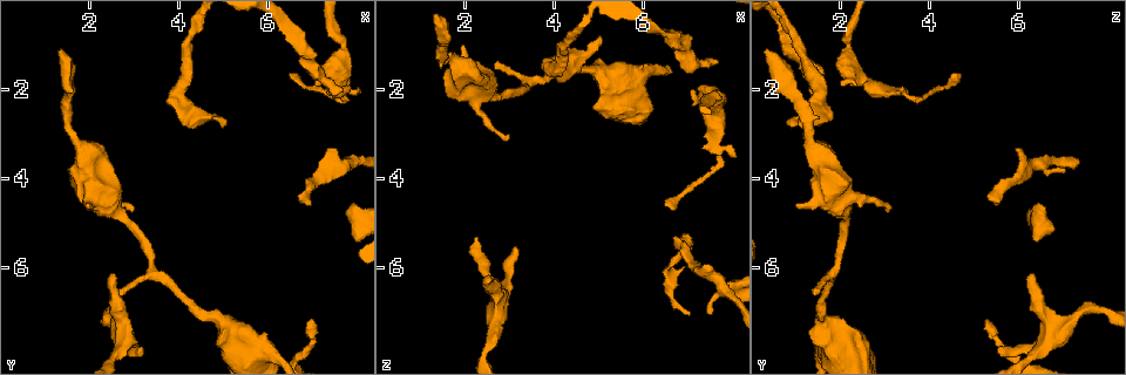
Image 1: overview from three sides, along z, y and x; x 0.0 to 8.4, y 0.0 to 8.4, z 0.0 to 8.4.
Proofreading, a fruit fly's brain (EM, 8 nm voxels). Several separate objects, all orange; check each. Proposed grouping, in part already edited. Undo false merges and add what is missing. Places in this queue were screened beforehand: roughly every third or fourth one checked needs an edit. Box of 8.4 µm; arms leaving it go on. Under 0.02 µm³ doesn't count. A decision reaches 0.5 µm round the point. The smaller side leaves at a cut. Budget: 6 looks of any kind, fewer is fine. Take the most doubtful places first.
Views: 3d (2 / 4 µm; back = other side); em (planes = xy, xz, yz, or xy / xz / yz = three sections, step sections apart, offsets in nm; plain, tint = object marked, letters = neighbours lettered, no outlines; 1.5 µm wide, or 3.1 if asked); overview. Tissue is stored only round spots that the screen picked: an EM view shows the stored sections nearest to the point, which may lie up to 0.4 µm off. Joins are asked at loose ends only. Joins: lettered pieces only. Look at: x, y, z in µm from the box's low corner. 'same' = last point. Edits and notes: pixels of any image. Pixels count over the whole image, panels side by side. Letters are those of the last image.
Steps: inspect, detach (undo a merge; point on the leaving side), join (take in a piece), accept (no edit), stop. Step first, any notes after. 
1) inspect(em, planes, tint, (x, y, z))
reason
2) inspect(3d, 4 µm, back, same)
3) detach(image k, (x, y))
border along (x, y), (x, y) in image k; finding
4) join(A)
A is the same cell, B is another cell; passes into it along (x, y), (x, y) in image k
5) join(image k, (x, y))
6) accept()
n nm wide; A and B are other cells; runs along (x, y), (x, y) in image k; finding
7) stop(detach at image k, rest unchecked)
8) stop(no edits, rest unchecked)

inspect(3d, 4 µm, (6.65, 4.40, 5.30))
an open end

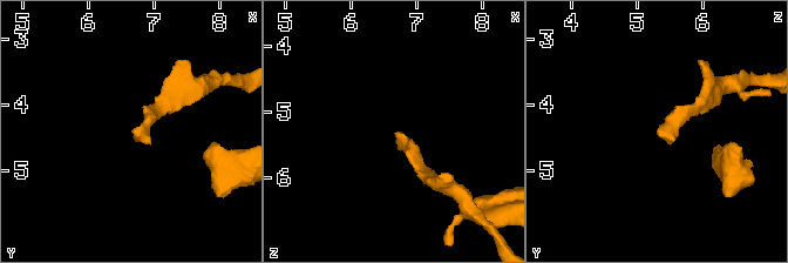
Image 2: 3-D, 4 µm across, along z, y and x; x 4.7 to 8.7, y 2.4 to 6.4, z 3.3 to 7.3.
inspect(em, xz, step 8, tint, (6.70, 4.40, 5.30))
need the tissue

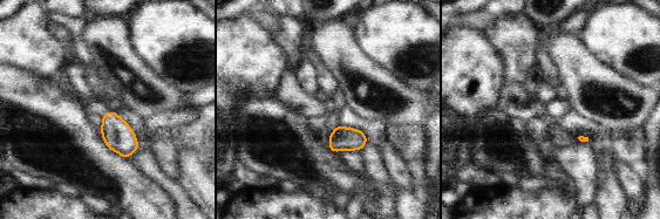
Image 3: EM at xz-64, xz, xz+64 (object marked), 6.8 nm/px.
inspect(em, planes, letters, same)
cut it another way

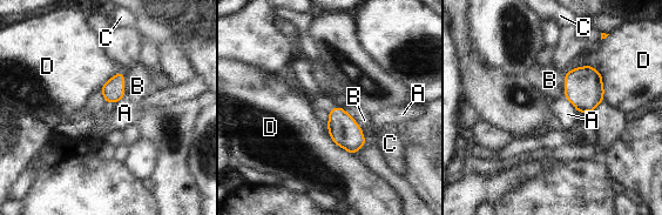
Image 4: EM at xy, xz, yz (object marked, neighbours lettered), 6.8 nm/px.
accept()
A, B, C and D are other cells; border along (343, 107), (360, 128), (366, 143) in image 4; no lettered piece goes on from it

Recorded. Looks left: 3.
inspect(3d, 2 µm, back, (7.55, 3.90, 7.05))
free end

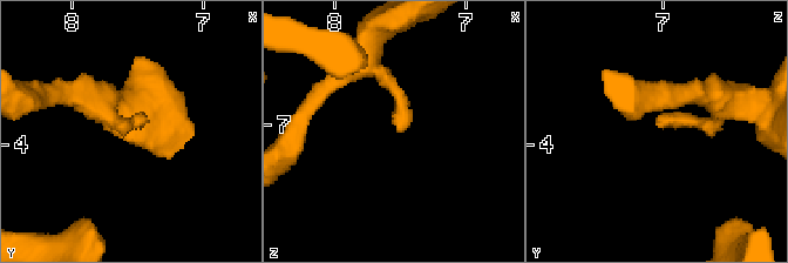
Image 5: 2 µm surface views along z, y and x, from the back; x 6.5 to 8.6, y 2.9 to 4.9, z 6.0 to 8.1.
inspect(em, planes, tint, (7.50, 3.88, 7.04))

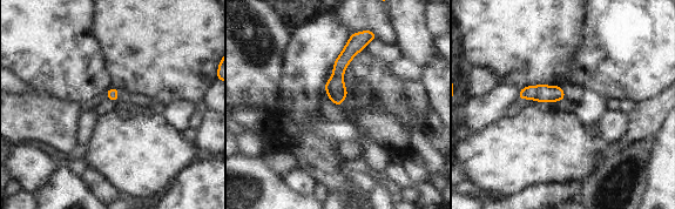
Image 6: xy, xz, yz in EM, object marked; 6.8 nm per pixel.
inspect(em, planes, letters, same)

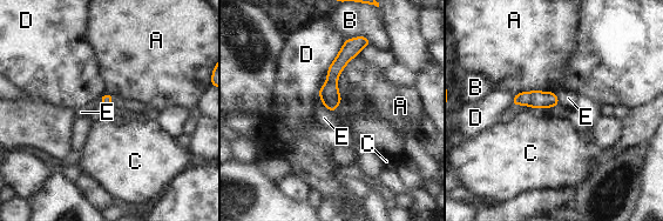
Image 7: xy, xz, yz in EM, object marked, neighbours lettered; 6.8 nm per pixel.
accept()
A, B, C, D and E are other cells; runs along (349, 41), (332, 75), (332, 108) in image 7; none of them fits

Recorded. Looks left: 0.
stop(no edits, rest unchecked)

